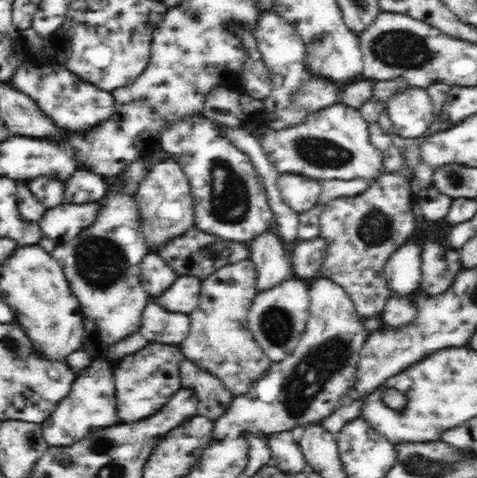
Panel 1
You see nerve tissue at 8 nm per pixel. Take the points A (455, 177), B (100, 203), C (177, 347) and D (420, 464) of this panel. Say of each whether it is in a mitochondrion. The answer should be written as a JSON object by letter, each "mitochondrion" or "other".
{"A":"mitochondrion","B":"other","C":"other","D":"mitochondrion"}

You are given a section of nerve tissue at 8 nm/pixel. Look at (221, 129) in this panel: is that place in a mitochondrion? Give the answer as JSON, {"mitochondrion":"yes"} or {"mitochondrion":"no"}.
{"mitochondrion":"no"}

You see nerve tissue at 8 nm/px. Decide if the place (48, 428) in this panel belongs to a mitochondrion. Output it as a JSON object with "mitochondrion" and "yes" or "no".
{"mitochondrion":"no"}

